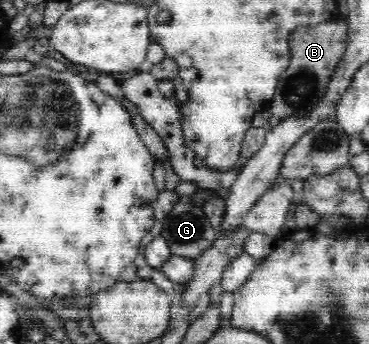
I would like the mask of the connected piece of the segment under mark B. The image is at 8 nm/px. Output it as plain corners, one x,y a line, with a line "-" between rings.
341,18
324,21
316,27
296,27
288,39
290,63
279,77
273,98
267,109
280,119
292,115
308,115
324,97
326,87
334,75
348,45
348,26

